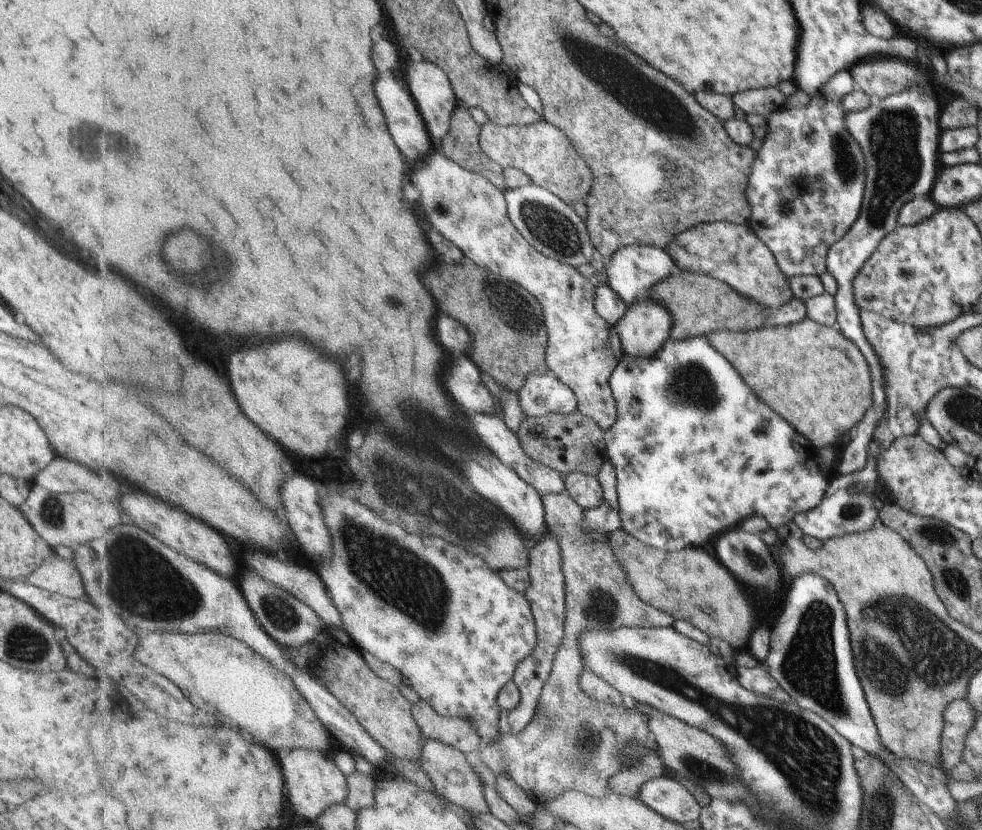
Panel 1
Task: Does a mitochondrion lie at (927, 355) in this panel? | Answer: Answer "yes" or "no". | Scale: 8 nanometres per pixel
no

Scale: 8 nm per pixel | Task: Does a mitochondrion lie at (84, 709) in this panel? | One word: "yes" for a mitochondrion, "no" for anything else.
no

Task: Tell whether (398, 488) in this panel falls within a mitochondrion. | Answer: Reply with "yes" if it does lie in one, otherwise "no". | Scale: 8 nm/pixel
yes

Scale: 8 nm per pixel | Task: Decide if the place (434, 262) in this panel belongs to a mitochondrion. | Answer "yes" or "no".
no

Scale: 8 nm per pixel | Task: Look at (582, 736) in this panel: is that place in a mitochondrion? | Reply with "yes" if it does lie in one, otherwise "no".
yes

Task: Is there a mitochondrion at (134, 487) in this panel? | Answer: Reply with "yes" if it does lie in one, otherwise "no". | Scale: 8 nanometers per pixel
no

